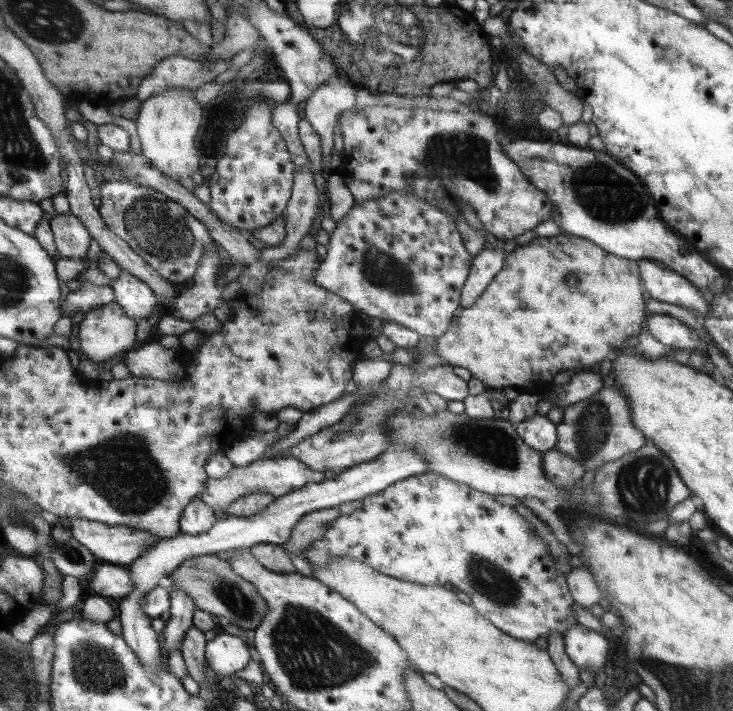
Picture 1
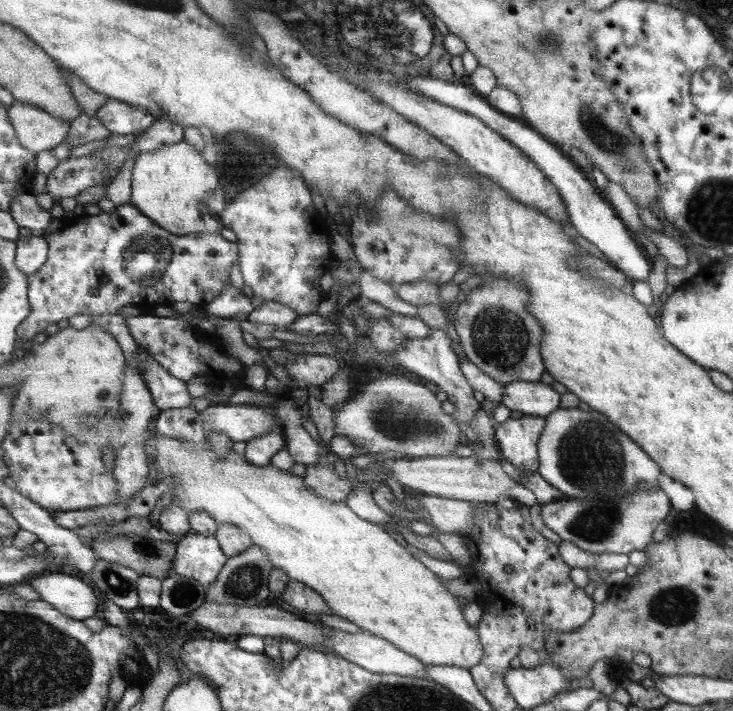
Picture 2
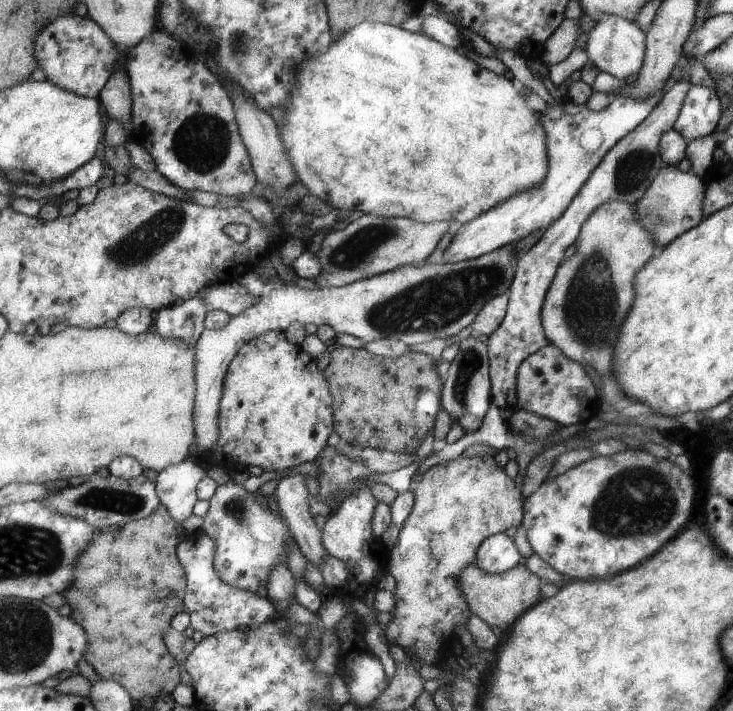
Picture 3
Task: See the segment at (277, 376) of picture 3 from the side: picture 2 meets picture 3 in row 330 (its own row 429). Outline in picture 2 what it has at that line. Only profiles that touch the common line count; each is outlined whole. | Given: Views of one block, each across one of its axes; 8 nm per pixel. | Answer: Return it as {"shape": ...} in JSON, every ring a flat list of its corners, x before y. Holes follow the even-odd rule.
{"shape":[[275,426,259,438,251,438,250,441,245,442,245,454,242,456,252,466,265,467,270,465,270,459,275,454,284,449,286,449,284,433]]}

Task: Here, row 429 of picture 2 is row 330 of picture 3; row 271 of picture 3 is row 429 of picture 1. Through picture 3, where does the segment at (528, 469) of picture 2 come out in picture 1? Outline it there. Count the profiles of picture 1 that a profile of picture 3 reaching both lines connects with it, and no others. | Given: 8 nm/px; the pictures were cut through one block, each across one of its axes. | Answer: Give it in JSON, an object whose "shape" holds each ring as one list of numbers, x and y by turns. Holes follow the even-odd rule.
{"shape":[[537,414,514,425,515,432,522,442,540,453,554,449,555,427,546,415]]}

